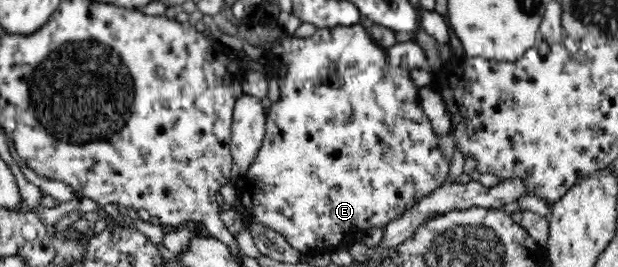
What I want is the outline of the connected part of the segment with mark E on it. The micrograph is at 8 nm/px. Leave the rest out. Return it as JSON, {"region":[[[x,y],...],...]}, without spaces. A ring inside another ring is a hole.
{"region":[[[361,22],[351,26],[333,26],[331,28],[316,28],[315,32],[307,38],[283,37],[280,43],[266,43],[262,46],[264,56],[270,63],[273,78],[277,79],[280,95],[279,100],[273,102],[266,112],[266,131],[262,147],[255,155],[254,161],[249,165],[247,172],[232,179],[235,183],[237,213],[241,216],[254,218],[265,228],[281,233],[287,242],[297,250],[309,248],[329,248],[341,246],[351,242],[357,234],[369,228],[385,226],[394,218],[403,215],[407,208],[413,207],[424,196],[431,194],[441,184],[447,182],[449,165],[443,153],[439,151],[437,143],[437,128],[430,123],[429,117],[420,105],[418,92],[420,87],[409,79],[409,70],[399,66],[387,65],[386,49],[381,48],[363,27]]]}

